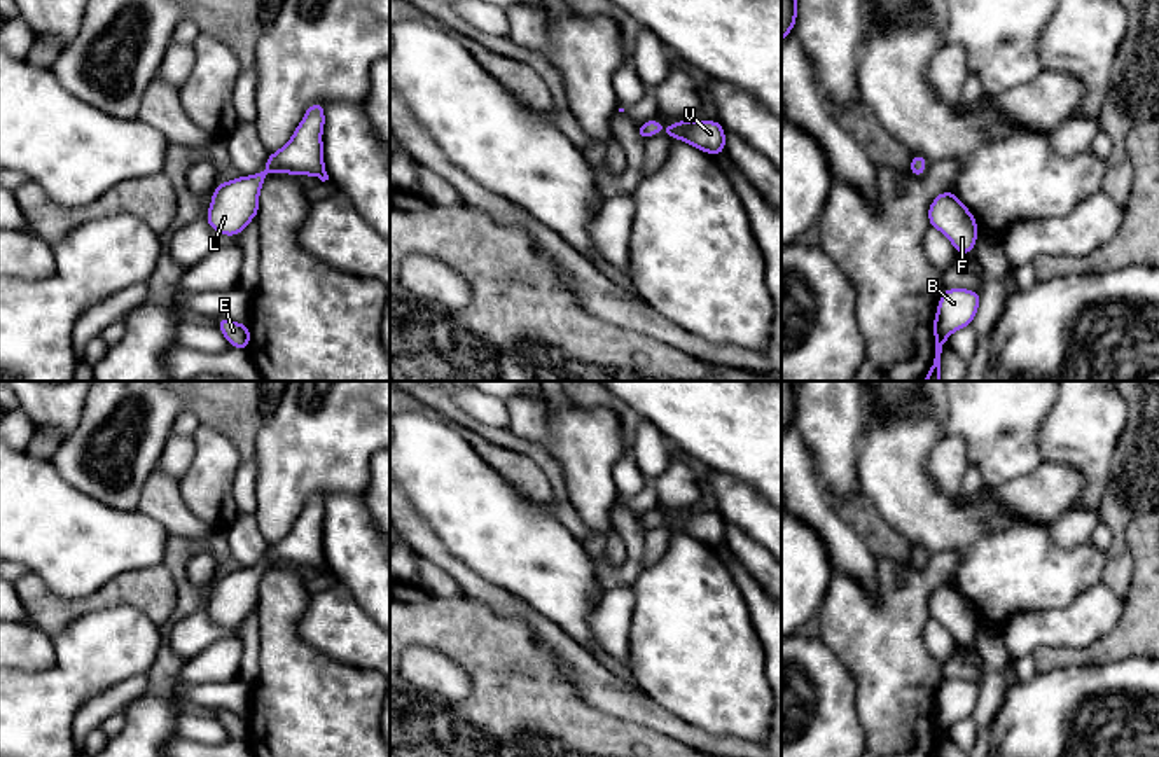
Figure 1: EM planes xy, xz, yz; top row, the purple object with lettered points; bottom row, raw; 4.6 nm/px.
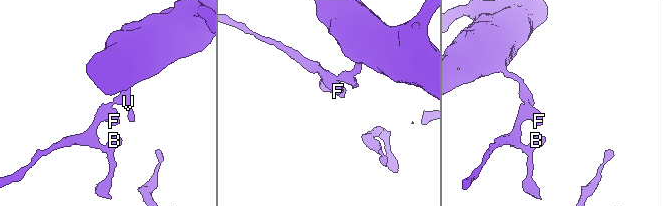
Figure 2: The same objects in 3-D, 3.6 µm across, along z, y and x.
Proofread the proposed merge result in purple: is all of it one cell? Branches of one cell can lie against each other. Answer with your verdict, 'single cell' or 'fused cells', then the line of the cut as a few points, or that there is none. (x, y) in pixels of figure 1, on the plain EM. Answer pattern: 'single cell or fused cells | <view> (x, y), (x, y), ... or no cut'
single cell | no cut

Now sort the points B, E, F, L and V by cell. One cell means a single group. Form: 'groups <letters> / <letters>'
groups B E F L V

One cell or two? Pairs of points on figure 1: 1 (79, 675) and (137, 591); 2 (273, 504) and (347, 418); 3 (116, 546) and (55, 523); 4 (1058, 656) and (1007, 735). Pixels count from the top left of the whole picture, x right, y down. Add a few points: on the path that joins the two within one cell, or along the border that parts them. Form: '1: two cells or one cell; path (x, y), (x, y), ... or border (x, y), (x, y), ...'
1: two cells; border (88, 611), (135, 605), (158, 626)
2: one cell; path (284, 483), (326, 439)
3: one cell; path (100, 542), (74, 542), (70, 539)
4: two cells; border (1088, 665), (1056, 666), (1039, 673)

